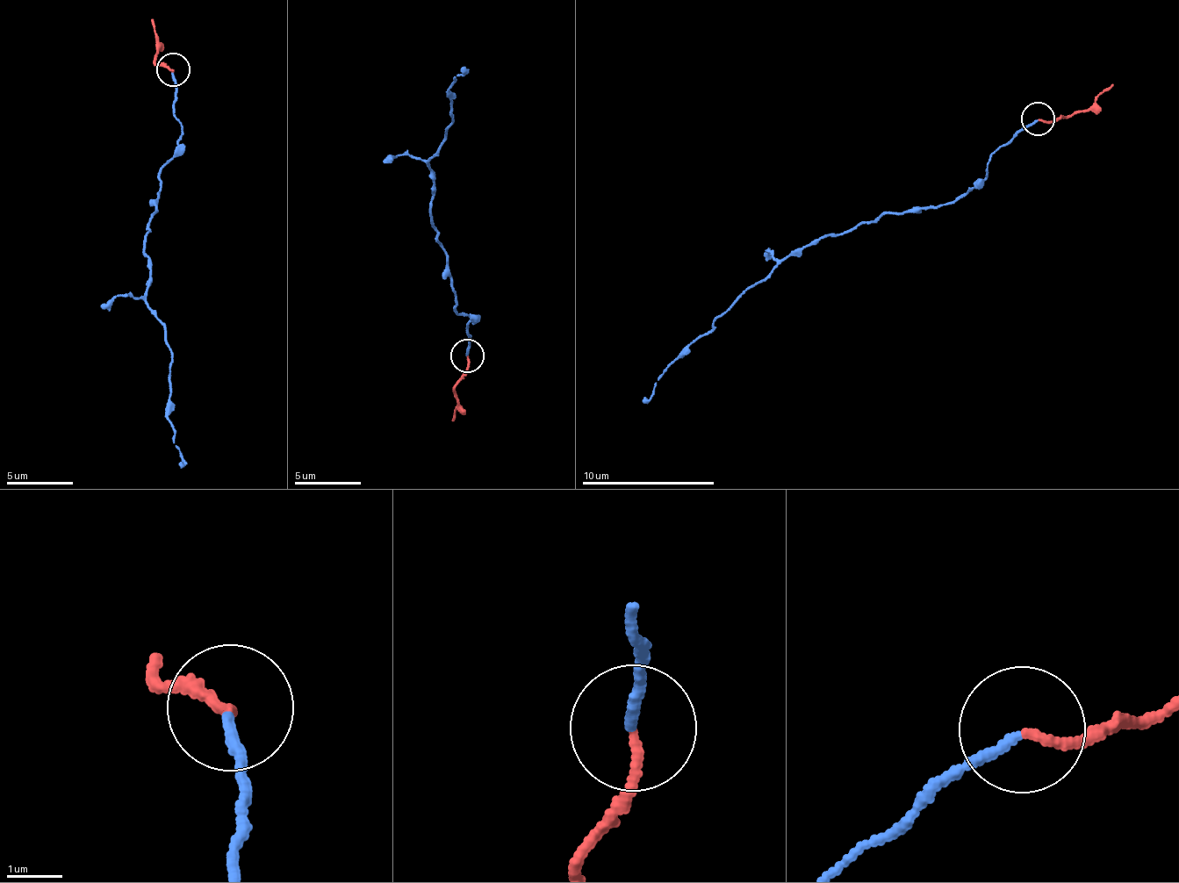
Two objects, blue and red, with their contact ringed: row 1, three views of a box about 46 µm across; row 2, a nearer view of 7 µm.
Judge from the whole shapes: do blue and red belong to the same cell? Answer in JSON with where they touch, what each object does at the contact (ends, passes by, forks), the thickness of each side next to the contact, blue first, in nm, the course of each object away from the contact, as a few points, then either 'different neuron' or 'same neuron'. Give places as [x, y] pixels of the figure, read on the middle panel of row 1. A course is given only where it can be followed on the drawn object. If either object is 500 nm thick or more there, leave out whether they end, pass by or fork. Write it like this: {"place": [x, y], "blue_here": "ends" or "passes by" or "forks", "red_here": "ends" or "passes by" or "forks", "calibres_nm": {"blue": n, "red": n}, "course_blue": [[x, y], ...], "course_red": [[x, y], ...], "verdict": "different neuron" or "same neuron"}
{"place": [467, 355], "blue_here": "ends", "red_here": "ends", "calibres_nm": {"blue": 180, "red": 150}, "course_blue": [[467, 356], [478, 322], [455, 304], [429, 219], [427, 162], [453, 120], [449, 90], [462, 68]], "course_red": [[467, 356], [467, 373], [453, 395], [453, 421]], "verdict": "same neuron"}

